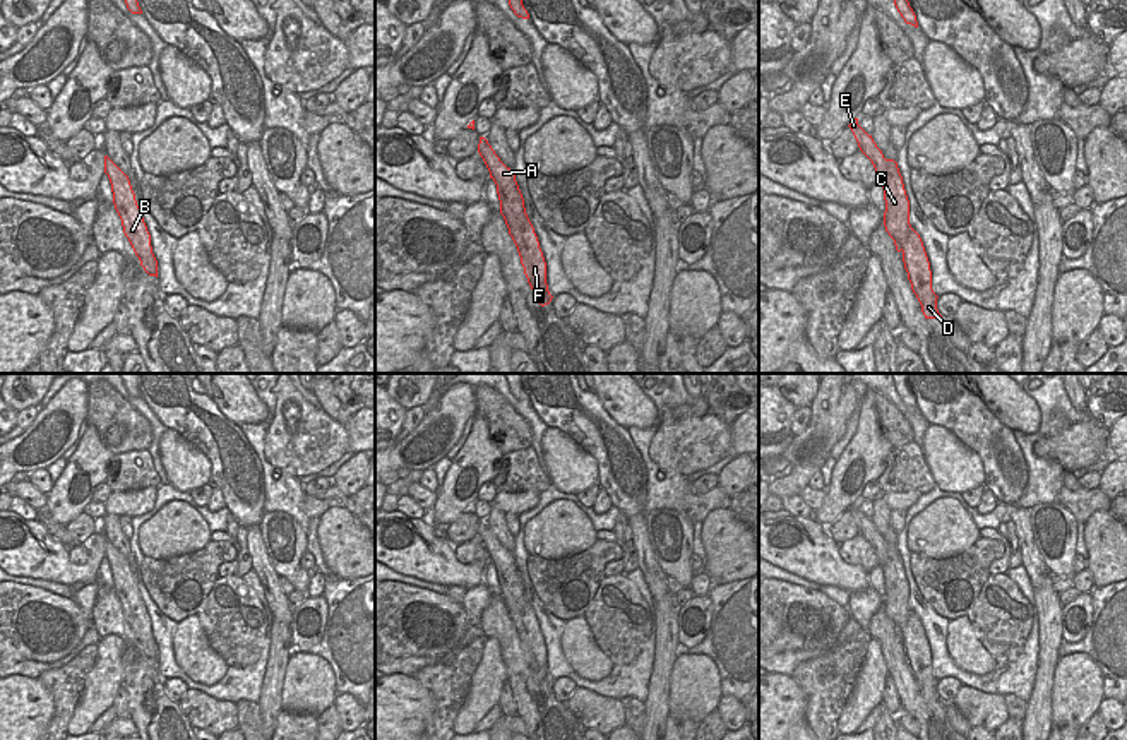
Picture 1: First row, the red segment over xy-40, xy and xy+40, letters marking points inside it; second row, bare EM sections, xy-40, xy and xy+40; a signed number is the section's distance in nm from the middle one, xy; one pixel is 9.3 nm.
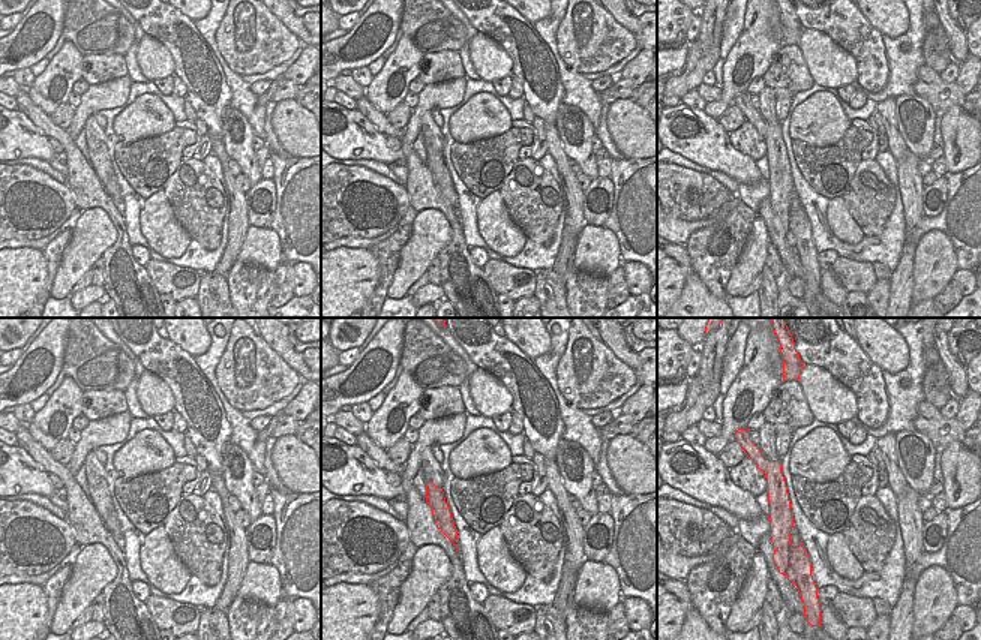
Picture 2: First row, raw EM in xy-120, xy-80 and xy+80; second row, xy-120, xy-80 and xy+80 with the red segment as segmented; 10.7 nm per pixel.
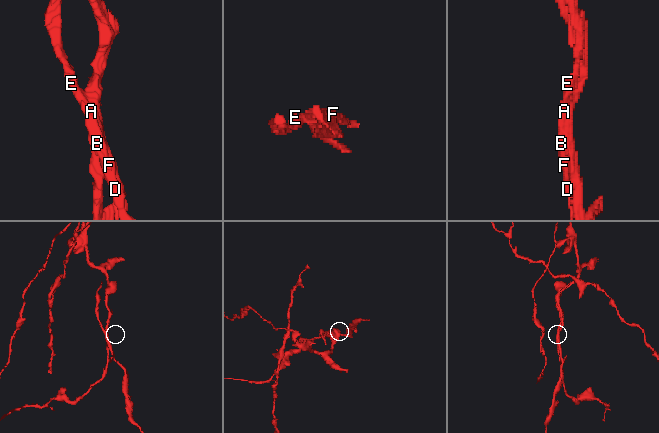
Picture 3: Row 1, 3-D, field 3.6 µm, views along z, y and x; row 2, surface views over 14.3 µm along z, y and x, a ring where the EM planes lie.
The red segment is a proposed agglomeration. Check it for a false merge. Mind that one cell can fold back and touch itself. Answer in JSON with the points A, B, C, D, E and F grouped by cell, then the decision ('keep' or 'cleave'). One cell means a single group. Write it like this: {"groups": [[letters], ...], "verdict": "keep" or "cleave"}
{"groups": [["A", "B", "D", "E", "F"], ["C"]], "verdict": "cleave"}

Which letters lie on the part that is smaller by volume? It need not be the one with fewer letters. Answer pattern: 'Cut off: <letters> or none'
Cut off: A, B, D, E, F

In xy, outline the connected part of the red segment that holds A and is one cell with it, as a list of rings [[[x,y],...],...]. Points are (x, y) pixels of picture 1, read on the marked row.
[[[480,137],[478,152],[490,171],[490,178],[497,185],[500,212],[505,214],[504,219],[509,228],[509,235],[517,247],[528,283],[534,296],[540,300],[540,305],[545,307],[553,298],[546,284],[546,262],[528,214],[514,212],[514,197],[519,190],[516,175],[500,161],[485,137]]]

